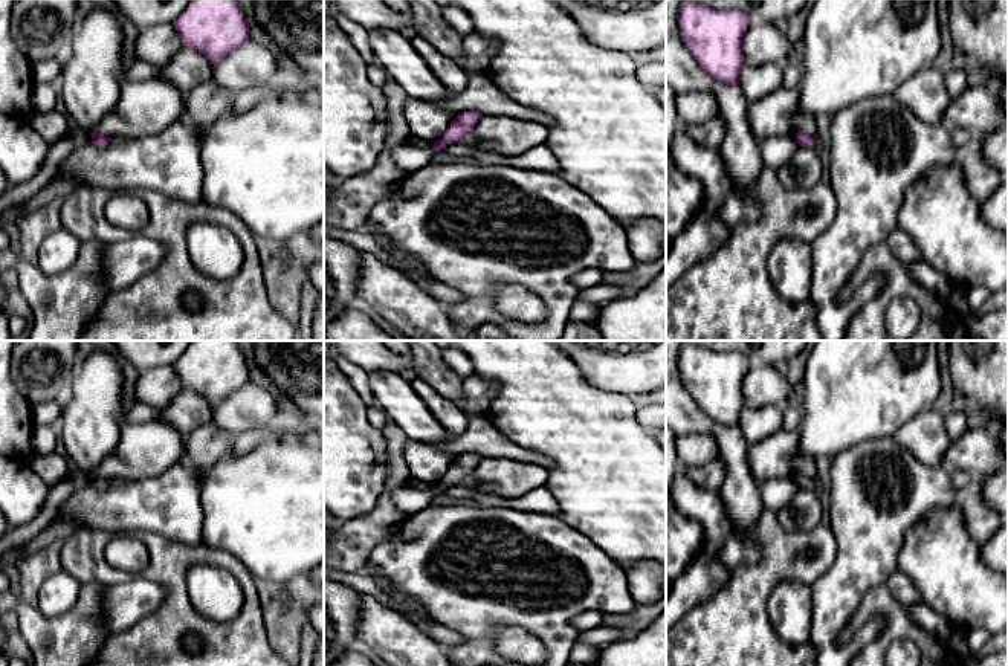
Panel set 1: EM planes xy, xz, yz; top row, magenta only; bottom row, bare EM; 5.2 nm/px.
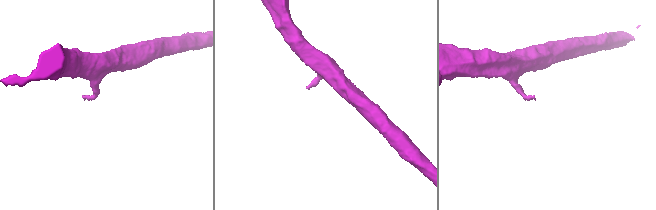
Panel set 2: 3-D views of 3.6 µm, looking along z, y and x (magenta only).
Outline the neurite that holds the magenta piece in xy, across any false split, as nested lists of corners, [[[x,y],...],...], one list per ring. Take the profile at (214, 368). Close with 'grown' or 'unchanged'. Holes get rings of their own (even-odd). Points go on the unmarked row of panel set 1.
[[[191,341],[173,367],[183,388],[211,403],[223,402],[249,383],[249,362],[237,341]]]; unchanged

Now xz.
[[[477,452],[464,454],[458,457],[443,478],[432,484],[435,490],[446,492],[447,487],[461,484],[463,480],[473,472],[475,466],[481,460],[481,455]]]; unchanged

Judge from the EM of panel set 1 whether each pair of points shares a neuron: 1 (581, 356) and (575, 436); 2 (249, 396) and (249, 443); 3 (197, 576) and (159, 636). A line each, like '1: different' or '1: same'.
1: different
2: different
3: different

